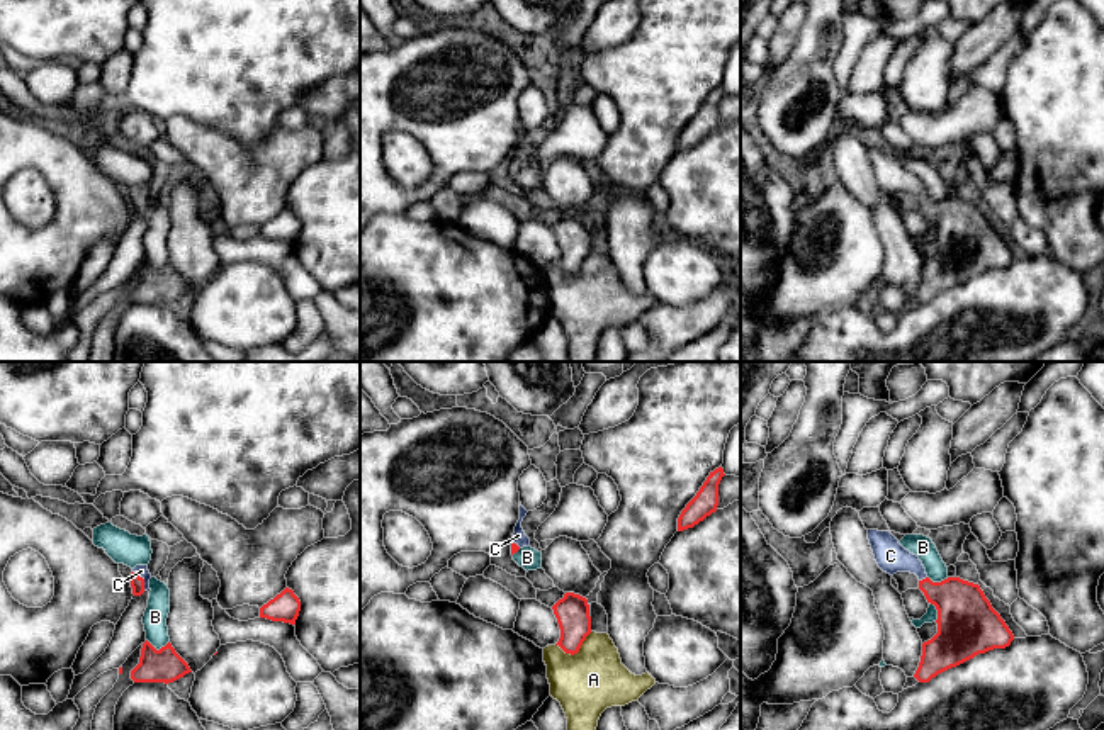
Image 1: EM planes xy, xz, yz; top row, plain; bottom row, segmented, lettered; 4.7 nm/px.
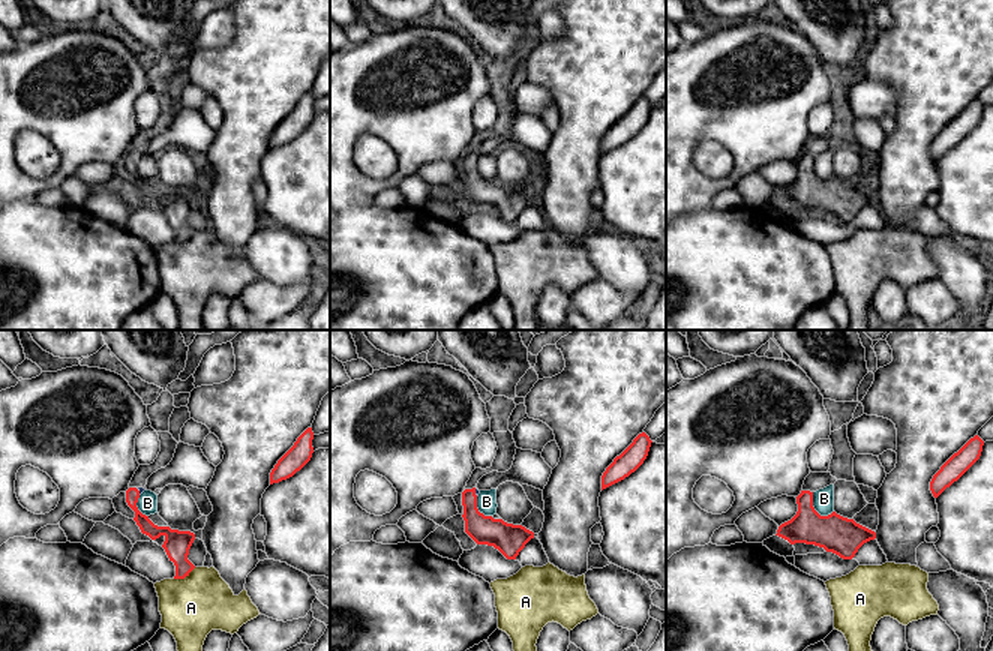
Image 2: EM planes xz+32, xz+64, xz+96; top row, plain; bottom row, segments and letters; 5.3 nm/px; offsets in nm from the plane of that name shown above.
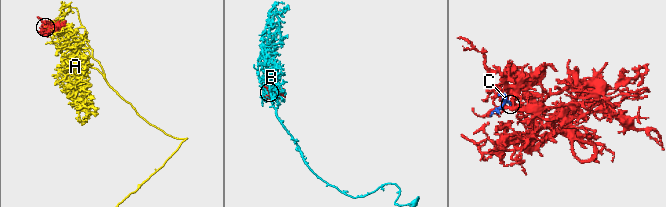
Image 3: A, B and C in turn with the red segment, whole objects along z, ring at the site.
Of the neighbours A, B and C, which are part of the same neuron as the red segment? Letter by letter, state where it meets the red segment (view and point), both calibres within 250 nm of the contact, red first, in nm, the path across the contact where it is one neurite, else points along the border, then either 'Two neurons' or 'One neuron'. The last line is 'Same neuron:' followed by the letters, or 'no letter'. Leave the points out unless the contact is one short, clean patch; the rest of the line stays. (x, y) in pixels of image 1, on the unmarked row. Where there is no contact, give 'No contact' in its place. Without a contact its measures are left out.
A: Touches red at xz (576, 272). Thickness 160 nm (red) against 300 nm. Two neurons
B: Touches red at xy (160, 269). Thickness 160 nm (red) against 110 nm. Two neurons
C: Touches red at xy (143, 199). Thickness 60 nm (red) against 60 nm. Path across: xy (136, 202), (143, 199), (141, 190). One neuron
Same neuron: C

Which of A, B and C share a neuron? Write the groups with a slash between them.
A / B / C

